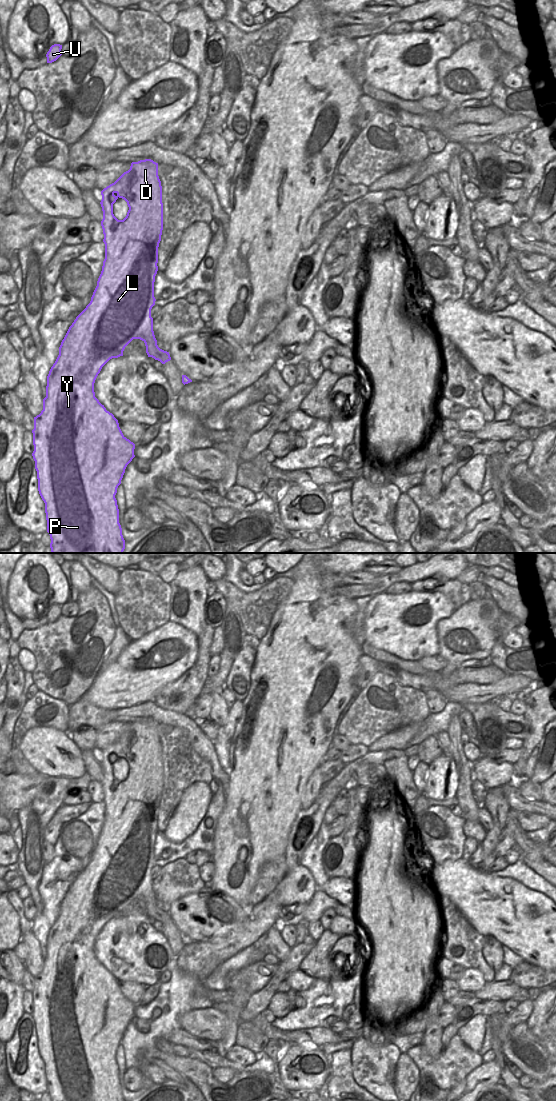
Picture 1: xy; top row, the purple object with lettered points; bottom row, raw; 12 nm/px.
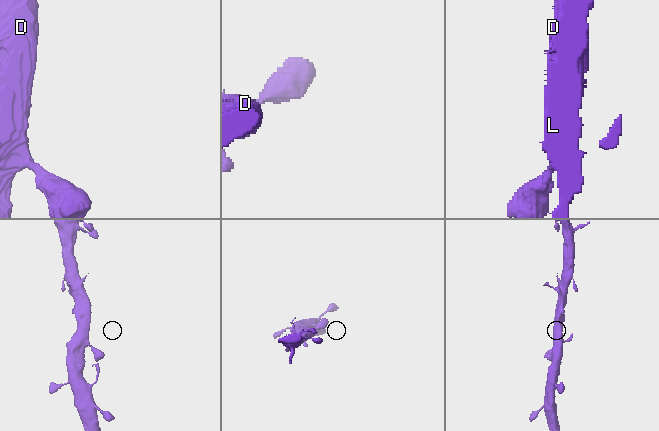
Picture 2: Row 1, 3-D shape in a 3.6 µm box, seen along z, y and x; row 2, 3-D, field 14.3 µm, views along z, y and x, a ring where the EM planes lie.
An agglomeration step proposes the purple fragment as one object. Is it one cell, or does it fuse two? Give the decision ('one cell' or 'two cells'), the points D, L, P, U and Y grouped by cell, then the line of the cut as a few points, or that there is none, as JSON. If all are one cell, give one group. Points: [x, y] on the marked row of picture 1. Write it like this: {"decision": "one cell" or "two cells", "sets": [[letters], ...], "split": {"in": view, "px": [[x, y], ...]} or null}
{"decision": "one cell", "sets": [["D", "L", "P", "U", "Y"]], "split": null}

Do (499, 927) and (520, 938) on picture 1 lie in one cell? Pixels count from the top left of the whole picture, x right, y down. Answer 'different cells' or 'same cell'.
same cell

